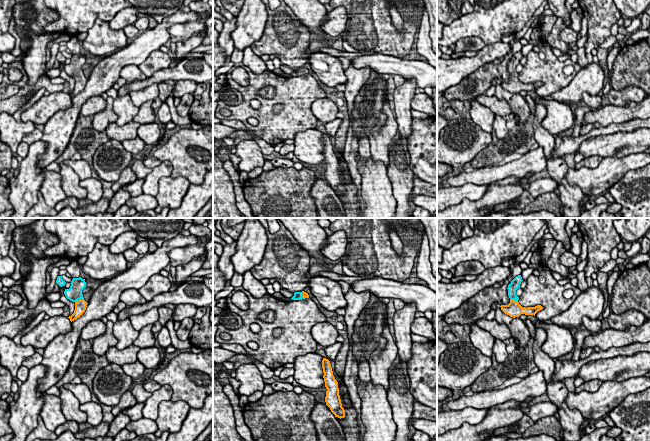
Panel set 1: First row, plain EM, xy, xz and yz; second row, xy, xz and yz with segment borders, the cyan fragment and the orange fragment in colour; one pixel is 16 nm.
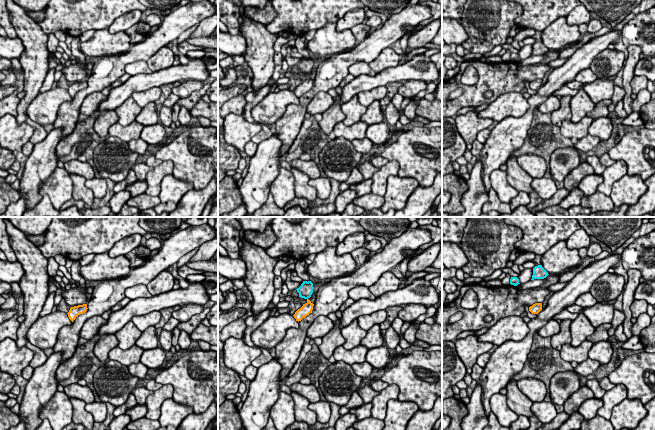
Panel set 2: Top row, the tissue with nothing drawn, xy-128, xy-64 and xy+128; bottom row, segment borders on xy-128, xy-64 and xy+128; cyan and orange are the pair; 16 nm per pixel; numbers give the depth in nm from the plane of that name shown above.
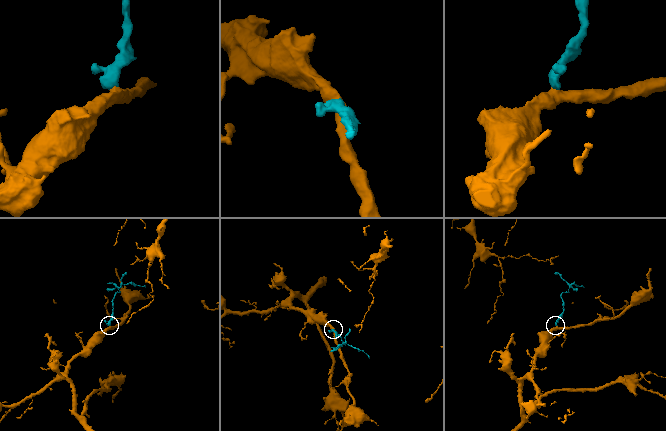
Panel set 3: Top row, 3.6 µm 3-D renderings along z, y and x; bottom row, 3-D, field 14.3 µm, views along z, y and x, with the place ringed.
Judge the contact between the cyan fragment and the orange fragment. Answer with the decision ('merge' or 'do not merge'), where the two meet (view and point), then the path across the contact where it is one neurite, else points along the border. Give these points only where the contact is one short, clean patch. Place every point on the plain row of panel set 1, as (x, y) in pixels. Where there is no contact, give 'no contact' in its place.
merge; contact xy (79, 75); way xy (74, 69), (79, 75), (80, 82)

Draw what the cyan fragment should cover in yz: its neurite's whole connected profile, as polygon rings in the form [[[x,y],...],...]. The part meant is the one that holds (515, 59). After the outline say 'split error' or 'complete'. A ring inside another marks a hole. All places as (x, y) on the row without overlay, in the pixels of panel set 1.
[[[521,51],[516,52],[511,59],[508,61],[508,72],[510,74],[510,79],[508,81],[501,81],[501,86],[509,91],[510,93],[519,93],[521,90],[525,91],[534,91],[543,85],[541,81],[537,81],[535,83],[522,83],[518,76],[519,73],[516,71],[516,66],[520,64],[520,60],[522,58]]]; split error

